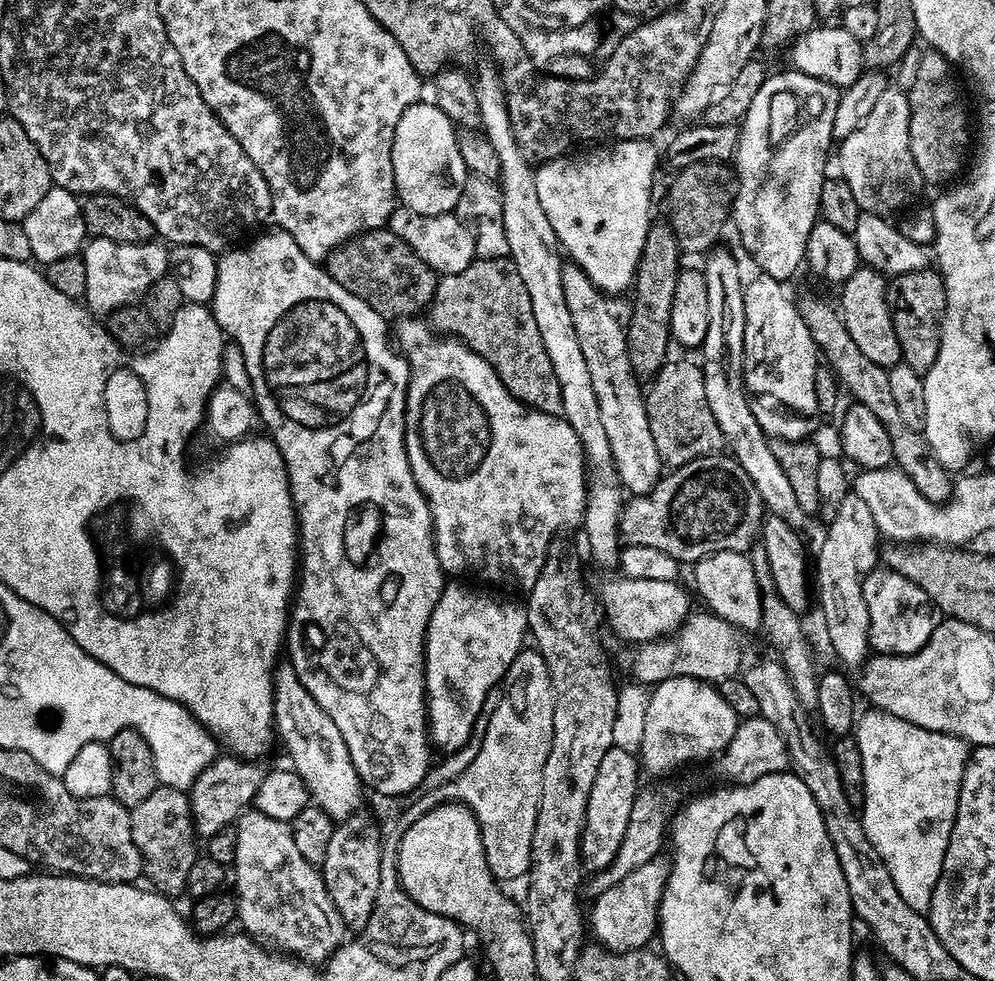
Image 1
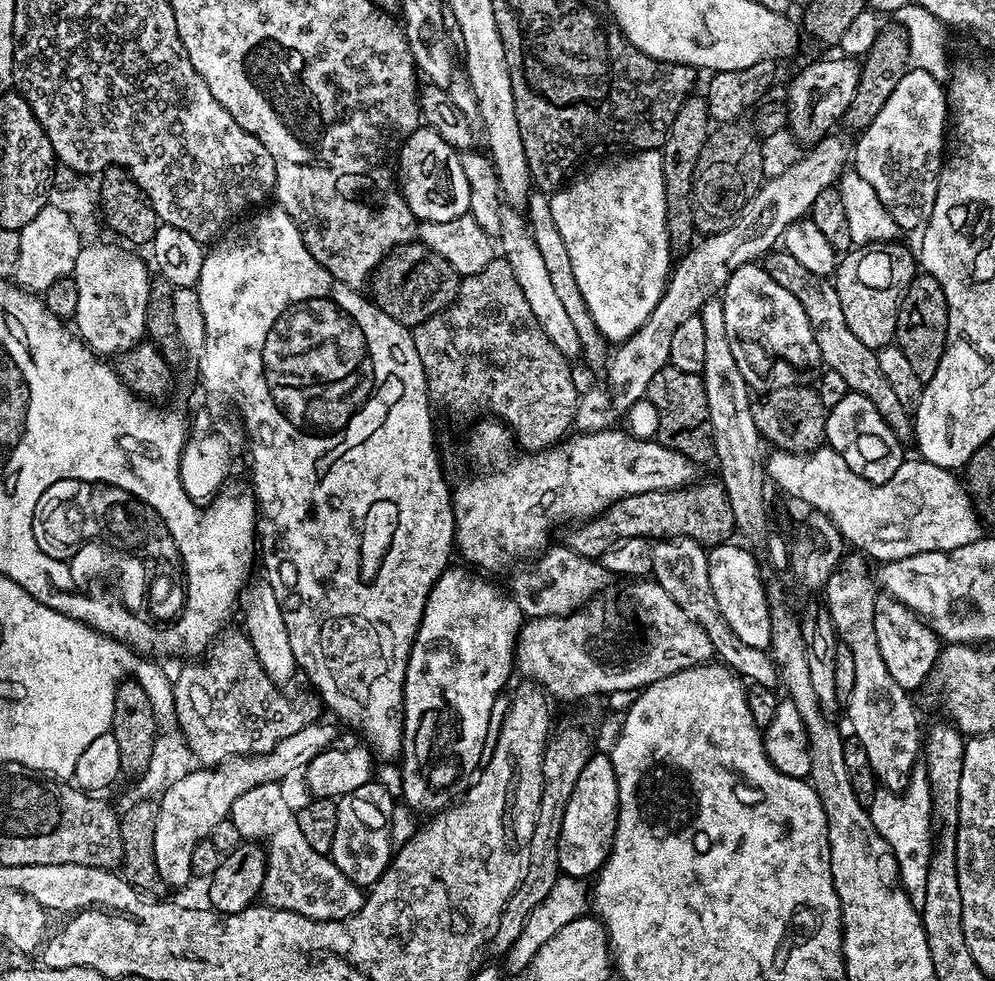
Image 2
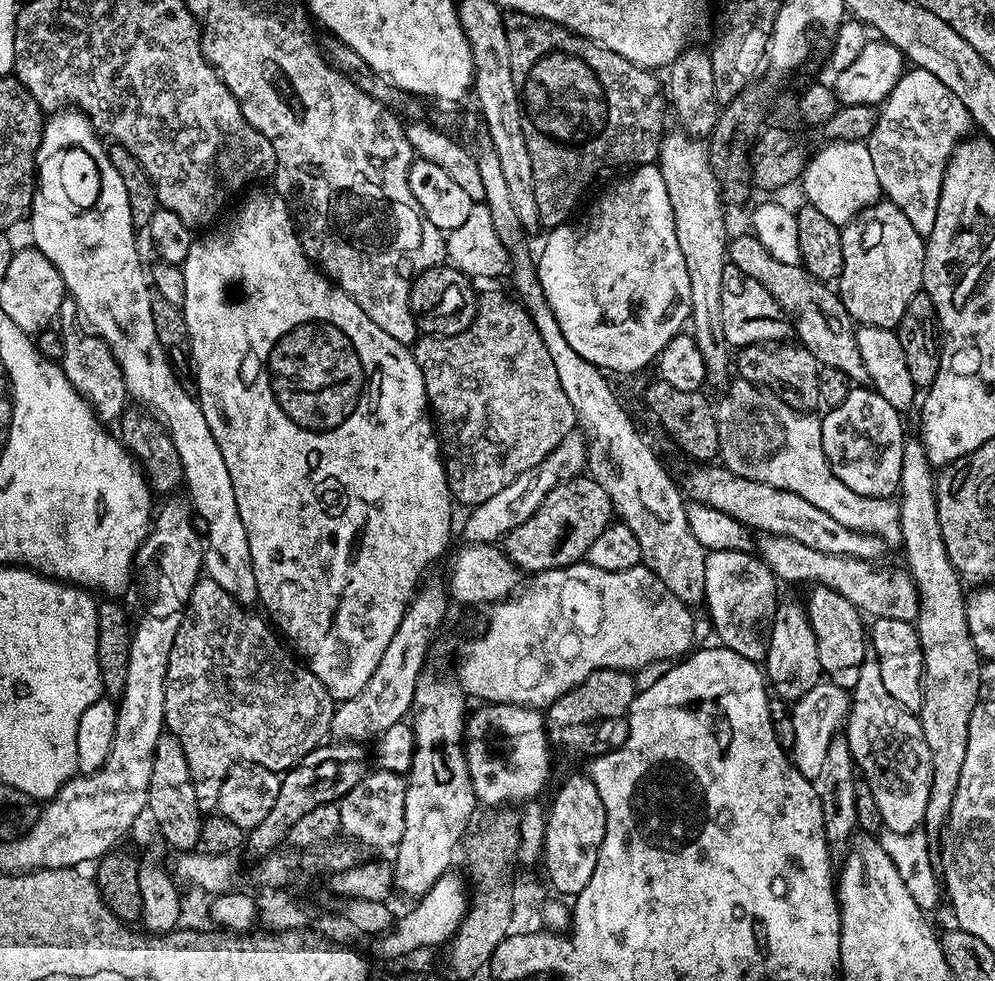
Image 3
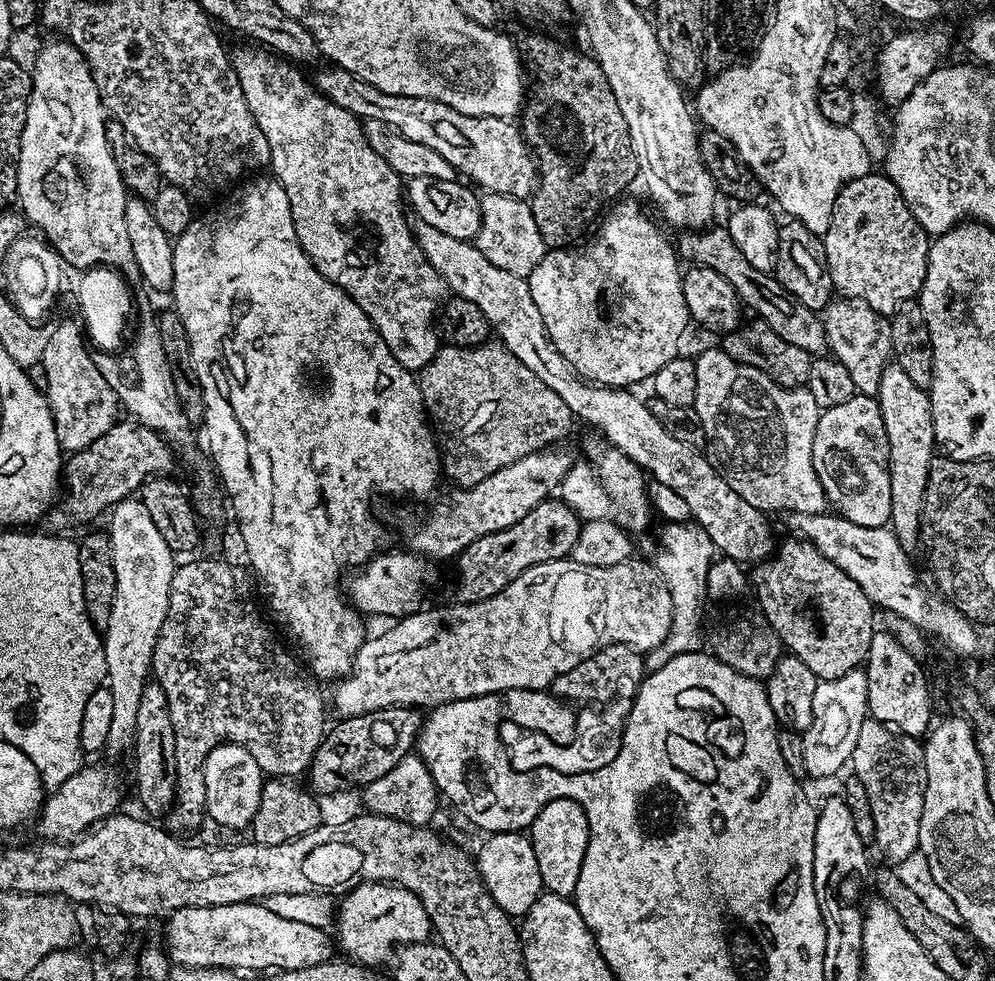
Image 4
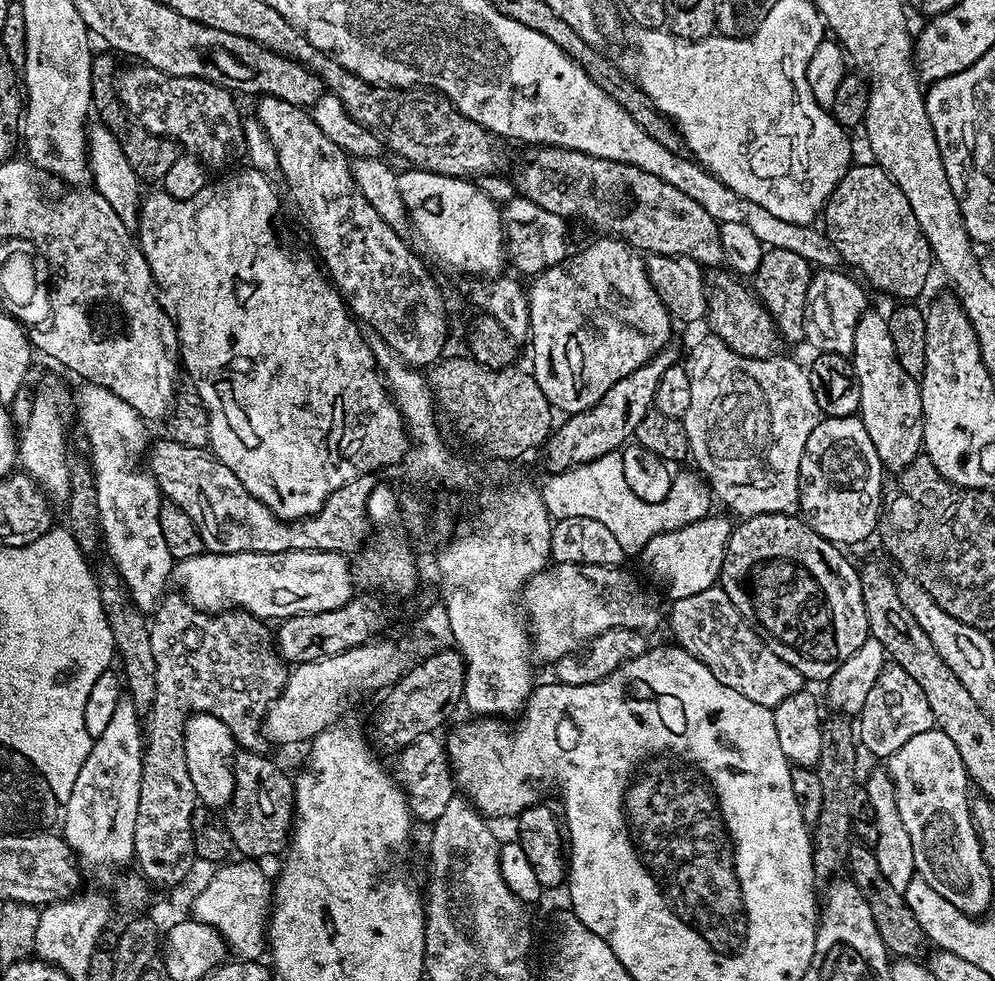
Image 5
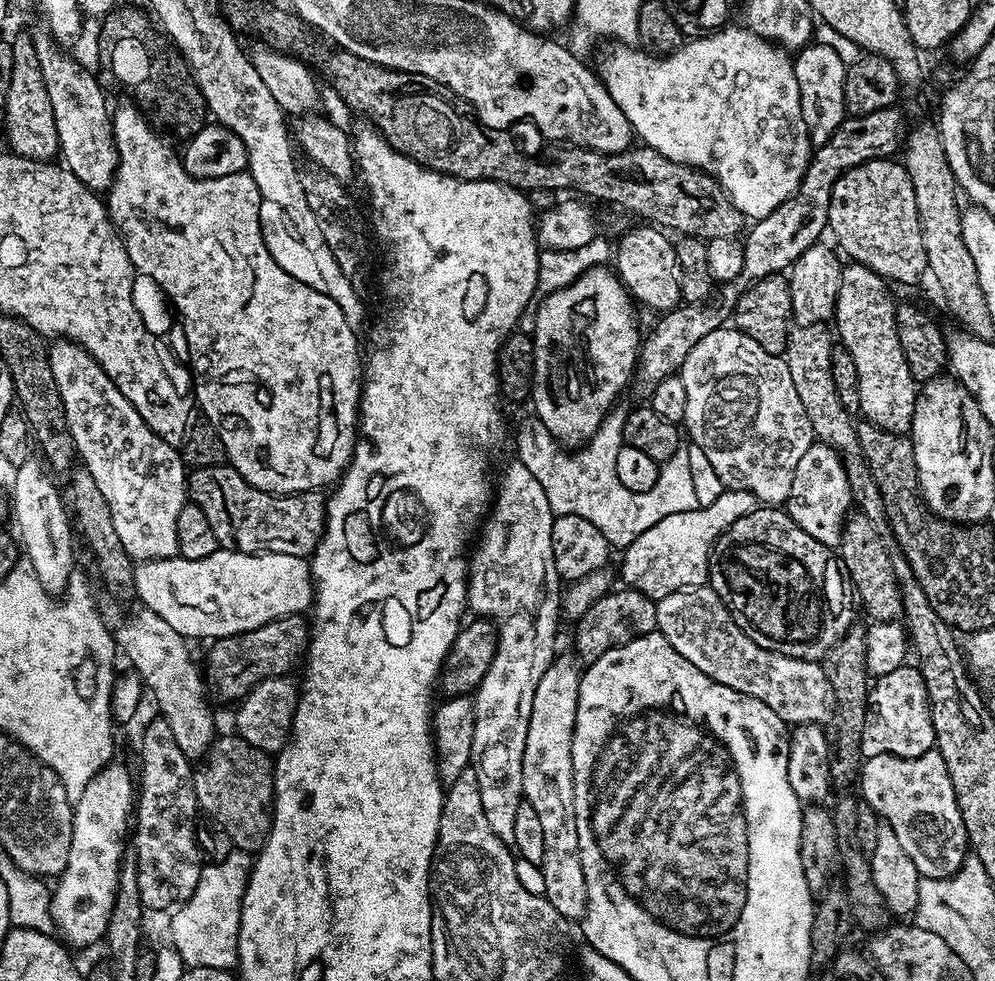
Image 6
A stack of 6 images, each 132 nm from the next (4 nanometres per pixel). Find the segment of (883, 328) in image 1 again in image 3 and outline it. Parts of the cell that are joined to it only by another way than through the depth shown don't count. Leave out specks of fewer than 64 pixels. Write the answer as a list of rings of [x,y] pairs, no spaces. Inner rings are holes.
[[[887,198],[865,208],[855,220],[843,225],[840,237],[842,270],[838,295],[845,310],[857,325],[895,329],[924,282],[925,237],[910,226],[906,214]]]

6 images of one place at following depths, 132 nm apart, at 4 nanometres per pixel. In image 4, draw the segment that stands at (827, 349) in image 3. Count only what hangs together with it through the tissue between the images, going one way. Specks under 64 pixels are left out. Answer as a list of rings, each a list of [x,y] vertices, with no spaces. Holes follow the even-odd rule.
[[[709,226],[703,230],[692,230],[678,240],[678,252],[681,257],[689,256],[692,262],[695,262],[701,268],[709,268],[718,274],[722,274],[722,278],[726,278],[726,282],[730,282],[730,286],[734,286],[737,296],[740,298],[741,305],[745,309],[753,308],[755,315],[767,324],[770,330],[774,330],[774,334],[778,334],[778,338],[786,338],[786,342],[791,342],[793,346],[798,346],[802,350],[806,350],[809,354],[820,354],[828,348],[828,335],[824,333],[823,319],[813,309],[807,308],[806,305],[800,304],[792,295],[785,290],[776,280],[772,272],[763,272],[762,270],[754,270],[754,266],[750,266],[750,262],[746,260],[746,254],[742,254],[742,250],[738,248],[734,242],[734,238],[730,238],[727,227]]]

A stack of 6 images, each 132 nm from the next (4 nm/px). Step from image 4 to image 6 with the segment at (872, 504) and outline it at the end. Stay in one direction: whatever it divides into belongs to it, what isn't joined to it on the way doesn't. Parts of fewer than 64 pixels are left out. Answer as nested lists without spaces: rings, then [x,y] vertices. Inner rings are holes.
[[[813,442],[794,470],[794,482],[786,501],[788,517],[798,522],[810,538],[836,550],[840,547],[846,510],[848,507],[851,509],[853,504],[850,482],[847,481],[847,472],[839,454],[830,445]]]

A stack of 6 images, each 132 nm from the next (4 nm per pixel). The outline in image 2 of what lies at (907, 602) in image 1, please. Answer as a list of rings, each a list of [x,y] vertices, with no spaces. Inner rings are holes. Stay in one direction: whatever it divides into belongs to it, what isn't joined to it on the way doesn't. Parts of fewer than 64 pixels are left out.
[[[887,594],[877,595],[874,606],[874,634],[878,634],[878,650],[886,662],[886,670],[898,686],[913,690],[933,675],[942,641],[915,612]]]

